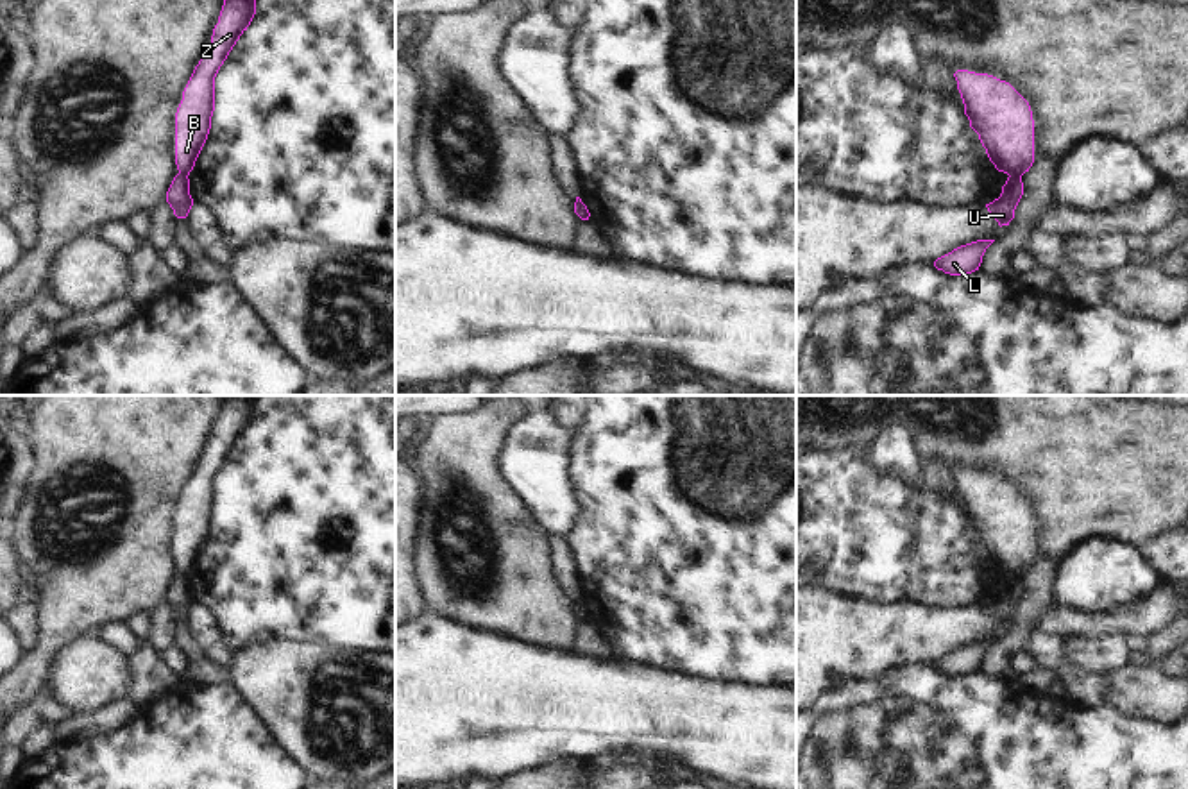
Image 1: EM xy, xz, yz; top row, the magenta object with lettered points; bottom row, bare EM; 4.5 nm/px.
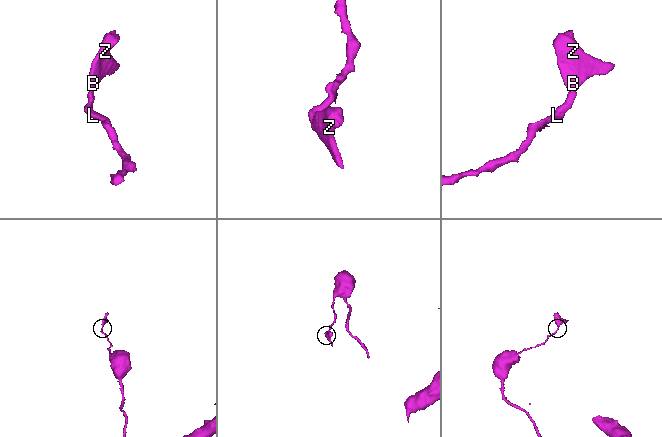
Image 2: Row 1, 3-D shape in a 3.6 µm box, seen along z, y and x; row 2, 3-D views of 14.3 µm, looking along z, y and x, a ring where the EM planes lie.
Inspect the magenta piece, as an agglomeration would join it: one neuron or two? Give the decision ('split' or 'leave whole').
split

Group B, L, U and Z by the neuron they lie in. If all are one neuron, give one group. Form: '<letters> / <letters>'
B Z / L U

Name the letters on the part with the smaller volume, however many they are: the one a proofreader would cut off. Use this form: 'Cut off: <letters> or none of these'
Cut off: B, Z

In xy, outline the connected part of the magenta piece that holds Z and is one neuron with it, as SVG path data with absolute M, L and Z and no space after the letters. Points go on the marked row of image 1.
M224 0L211 43L195 66L175 113L175 165L184 177L208 140L215 111L215 77L256 14L256 0Z

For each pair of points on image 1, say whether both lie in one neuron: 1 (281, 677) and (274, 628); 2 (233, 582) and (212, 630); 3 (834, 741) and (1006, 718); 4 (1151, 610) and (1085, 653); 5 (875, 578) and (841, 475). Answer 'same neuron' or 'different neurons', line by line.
1: different neurons
2: different neurons
3: same neuron
4: different neurons
5: same neuron

